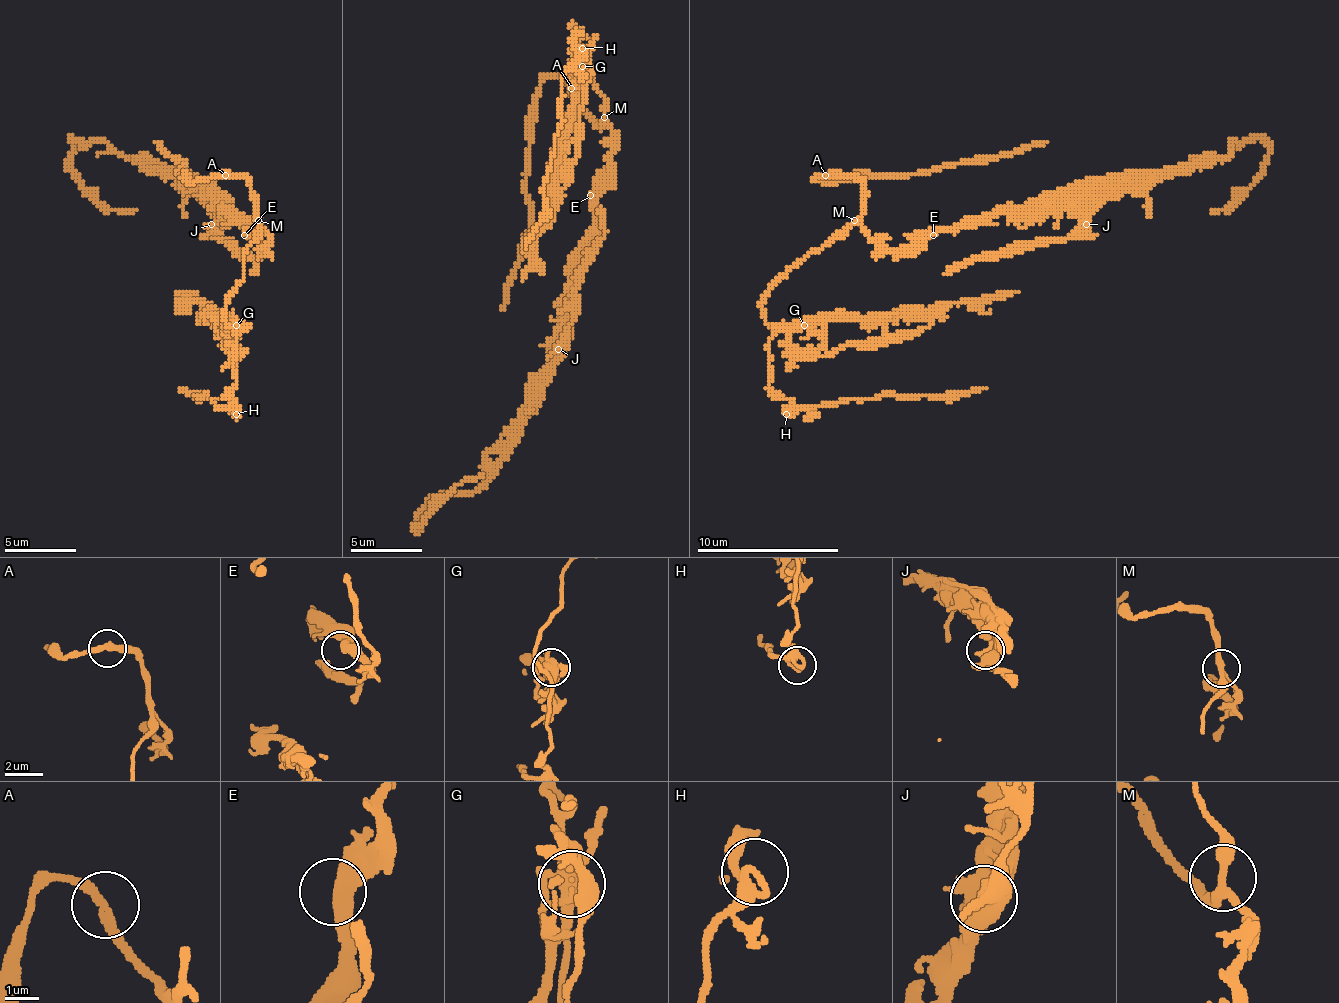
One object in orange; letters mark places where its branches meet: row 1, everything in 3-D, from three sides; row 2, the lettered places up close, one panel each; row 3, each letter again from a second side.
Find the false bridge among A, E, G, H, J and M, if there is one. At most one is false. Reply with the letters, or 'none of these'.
none of these

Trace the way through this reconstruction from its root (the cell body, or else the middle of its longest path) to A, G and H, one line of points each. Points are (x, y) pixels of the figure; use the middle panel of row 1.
A: (594, 192), (611, 170), (611, 142), (615, 135), (604, 124), (594, 121), (576, 99), (572, 88)
G: (594, 192), (611, 170), (615, 131), (604, 121), (604, 96), (590, 71), (590, 42), (572, 24), (583, 67)
H: (594, 192), (611, 170), (615, 131), (590, 71), (590, 42), (572, 24), (583, 49)

